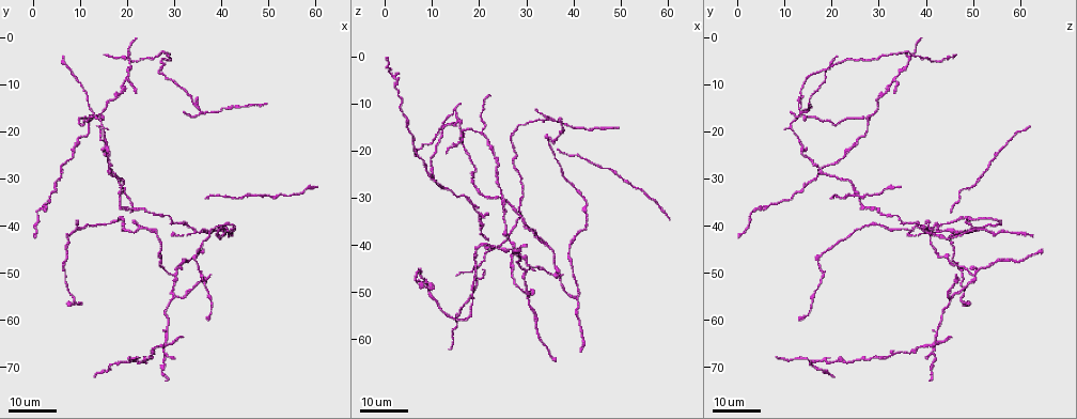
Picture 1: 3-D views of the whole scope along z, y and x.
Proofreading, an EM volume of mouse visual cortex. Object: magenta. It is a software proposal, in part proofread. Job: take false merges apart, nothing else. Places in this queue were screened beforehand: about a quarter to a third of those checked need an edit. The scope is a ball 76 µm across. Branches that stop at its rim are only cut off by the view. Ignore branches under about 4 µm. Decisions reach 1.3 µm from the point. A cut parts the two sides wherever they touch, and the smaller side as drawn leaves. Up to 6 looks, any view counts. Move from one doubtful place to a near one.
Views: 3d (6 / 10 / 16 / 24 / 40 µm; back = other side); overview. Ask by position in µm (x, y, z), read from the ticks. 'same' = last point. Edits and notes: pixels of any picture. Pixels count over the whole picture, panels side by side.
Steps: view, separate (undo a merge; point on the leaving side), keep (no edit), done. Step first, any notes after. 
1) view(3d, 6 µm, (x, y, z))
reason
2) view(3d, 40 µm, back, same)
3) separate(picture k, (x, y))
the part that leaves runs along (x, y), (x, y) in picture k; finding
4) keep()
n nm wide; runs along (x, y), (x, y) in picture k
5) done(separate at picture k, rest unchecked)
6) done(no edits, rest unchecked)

view(3d, 24 µm, (9.0, 56.5, 49.0))
three-way junction

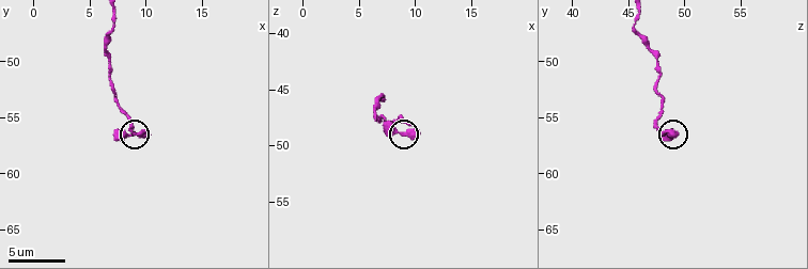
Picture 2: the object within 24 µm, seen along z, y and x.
view(3d, 10 µm, (9.6, 56.4, 48.6))

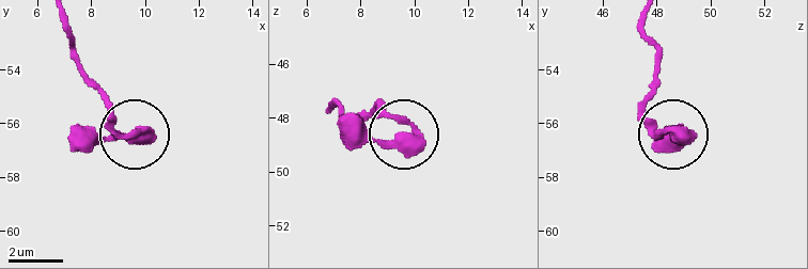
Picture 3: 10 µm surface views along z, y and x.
keep()
3 arms; continuous, no second cell

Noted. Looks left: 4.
view(3d, 16 µm, (30.5, 51.0, 50.0))
three-way junction

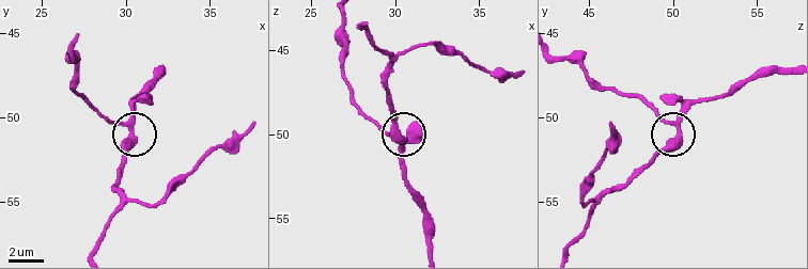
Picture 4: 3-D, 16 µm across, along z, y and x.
view(3d, 6 µm, (30.3, 50.6, 50.3))

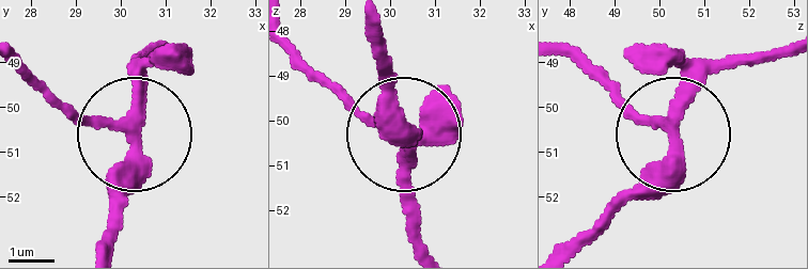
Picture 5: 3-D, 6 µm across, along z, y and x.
keep()
one cell here

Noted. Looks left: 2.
view(3d, 16 µm, (40.5, 40.5, 51.0))

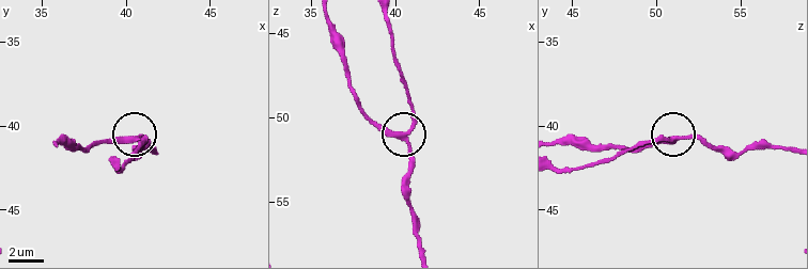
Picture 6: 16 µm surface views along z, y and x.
view(3d, 10 µm, (40.7, 40.8, 51.1))
closer look

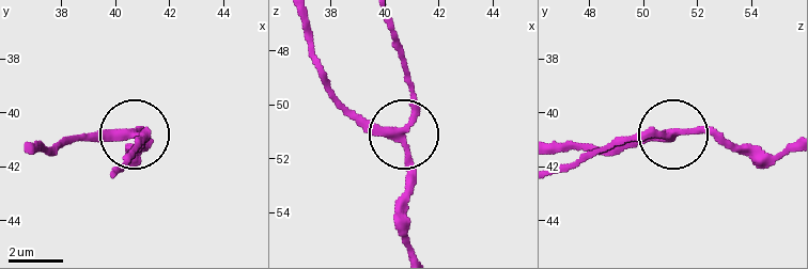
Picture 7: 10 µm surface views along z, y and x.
keep()
250 nm wide; runs along (304, 24), (324, 85), (398, 133), (407, 221) in picture 7; all the same cell

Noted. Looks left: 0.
done(no edits, rest unchecked)

